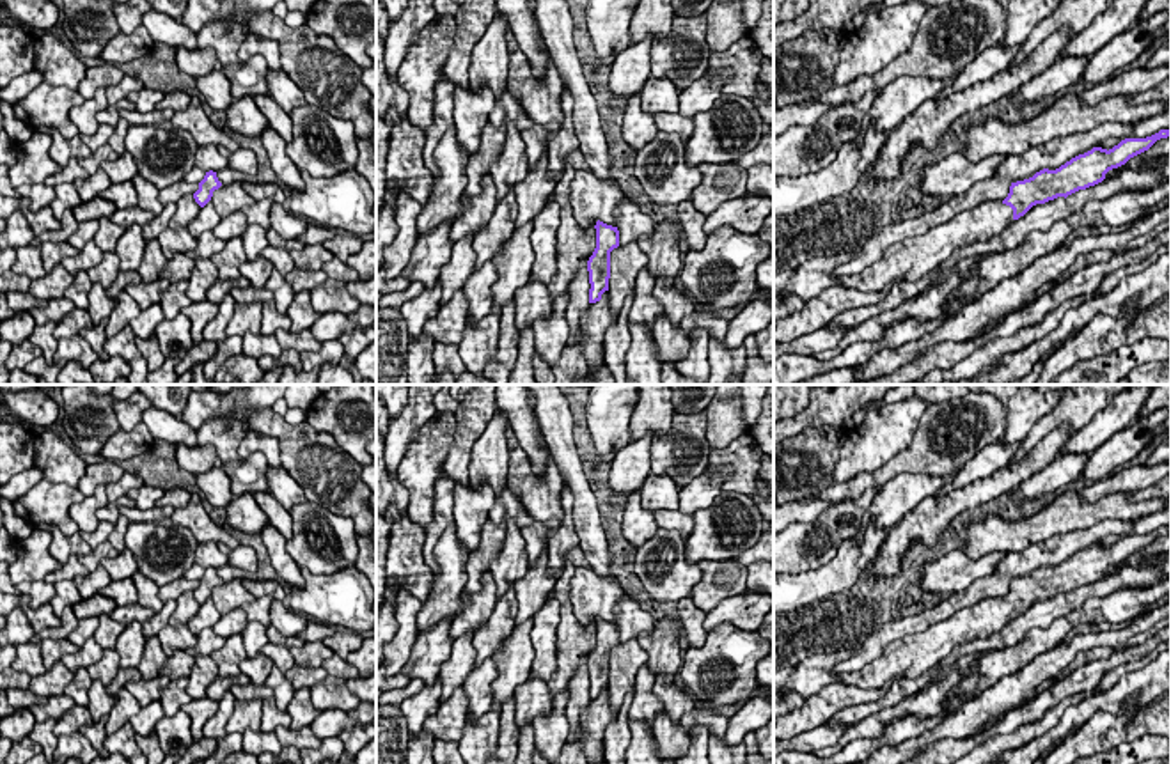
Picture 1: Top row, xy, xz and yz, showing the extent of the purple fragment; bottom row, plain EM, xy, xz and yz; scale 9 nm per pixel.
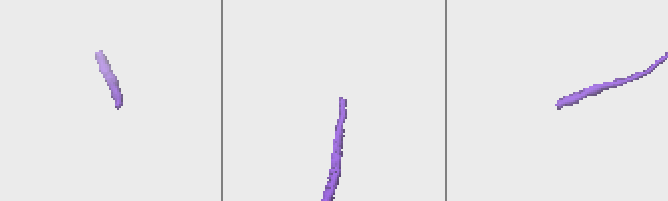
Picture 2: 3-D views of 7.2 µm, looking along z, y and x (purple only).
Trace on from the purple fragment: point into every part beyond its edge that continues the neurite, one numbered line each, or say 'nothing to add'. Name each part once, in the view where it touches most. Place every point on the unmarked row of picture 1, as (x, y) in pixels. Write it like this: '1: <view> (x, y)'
1: yz (907, 658)

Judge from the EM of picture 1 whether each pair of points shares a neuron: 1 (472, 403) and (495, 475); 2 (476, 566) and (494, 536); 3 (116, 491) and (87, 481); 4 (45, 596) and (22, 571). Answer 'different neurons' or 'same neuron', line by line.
1: different neurons
2: same neuron
3: different neurons
4: different neurons

